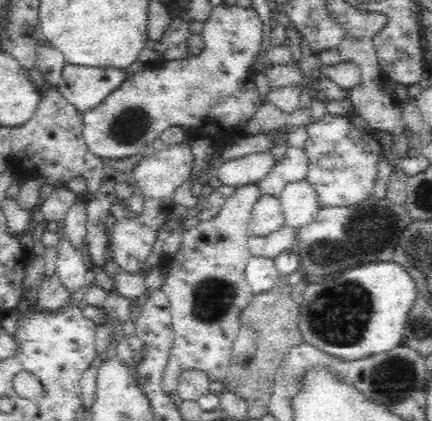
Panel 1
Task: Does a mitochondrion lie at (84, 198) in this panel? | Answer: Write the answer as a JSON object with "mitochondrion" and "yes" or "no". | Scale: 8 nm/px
{"mitochondrion":"no"}

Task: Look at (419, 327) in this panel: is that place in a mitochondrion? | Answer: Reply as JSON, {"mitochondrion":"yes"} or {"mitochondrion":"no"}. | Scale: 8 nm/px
{"mitochondrion":"yes"}

